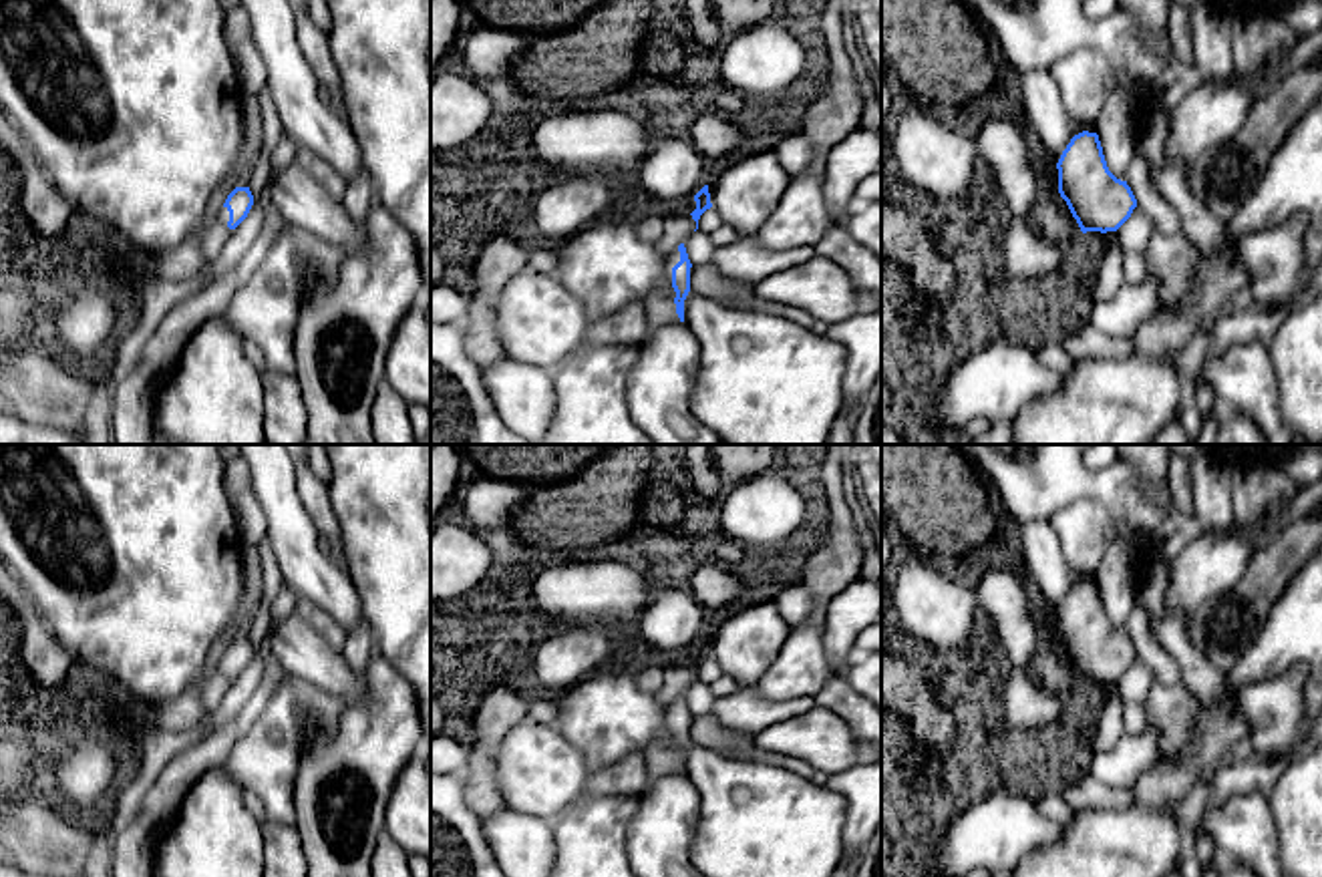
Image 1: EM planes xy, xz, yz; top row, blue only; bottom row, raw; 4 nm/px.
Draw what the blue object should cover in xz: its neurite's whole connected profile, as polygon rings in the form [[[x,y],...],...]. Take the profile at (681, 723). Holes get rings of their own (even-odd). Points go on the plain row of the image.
[[[680,694],[666,708],[666,732],[668,736],[644,750],[646,760],[646,784],[684,772],[684,750],[690,742],[690,710],[684,694]]]

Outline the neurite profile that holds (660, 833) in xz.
[[[684,772],[646,784],[626,843],[636,877],[704,877],[690,861],[698,815],[698,791]]]

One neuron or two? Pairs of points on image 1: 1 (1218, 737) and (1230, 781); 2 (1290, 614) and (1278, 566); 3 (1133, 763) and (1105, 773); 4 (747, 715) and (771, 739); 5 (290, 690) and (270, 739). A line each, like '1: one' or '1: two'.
1: two
2: two
3: one
4: two
5: one

